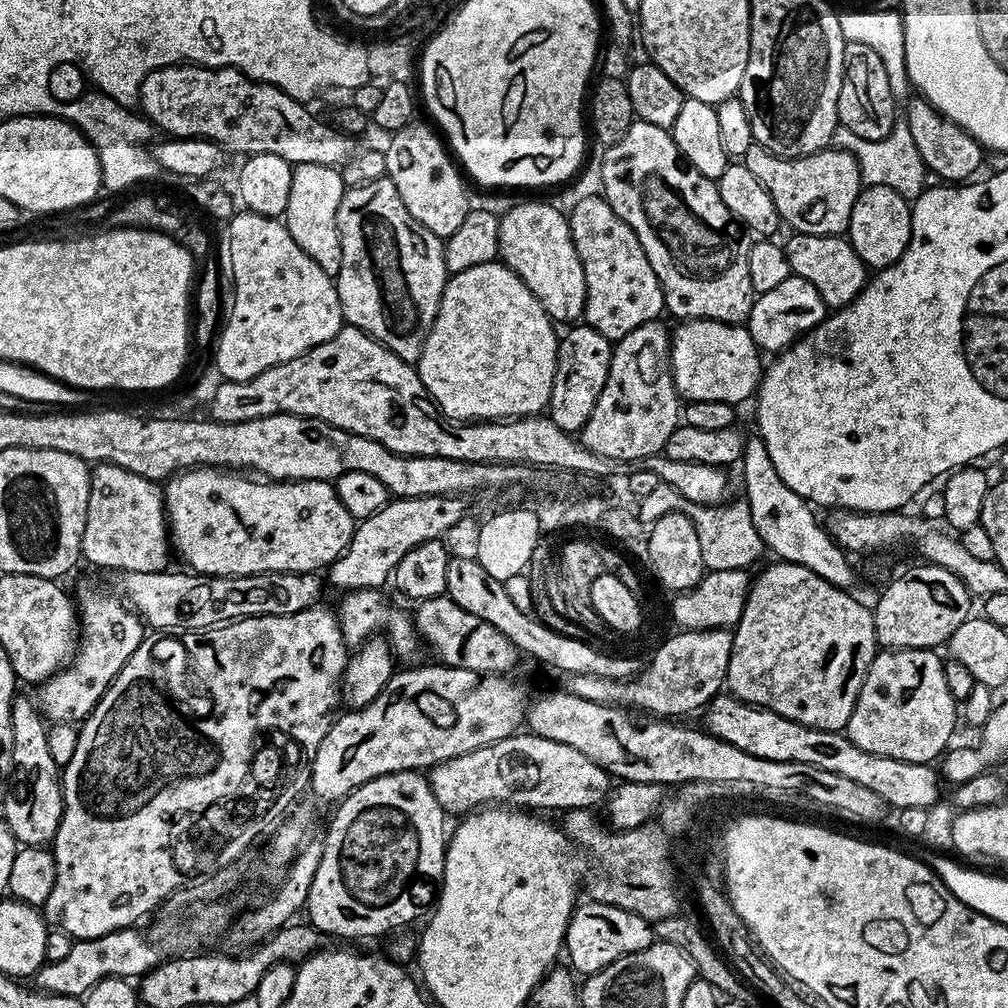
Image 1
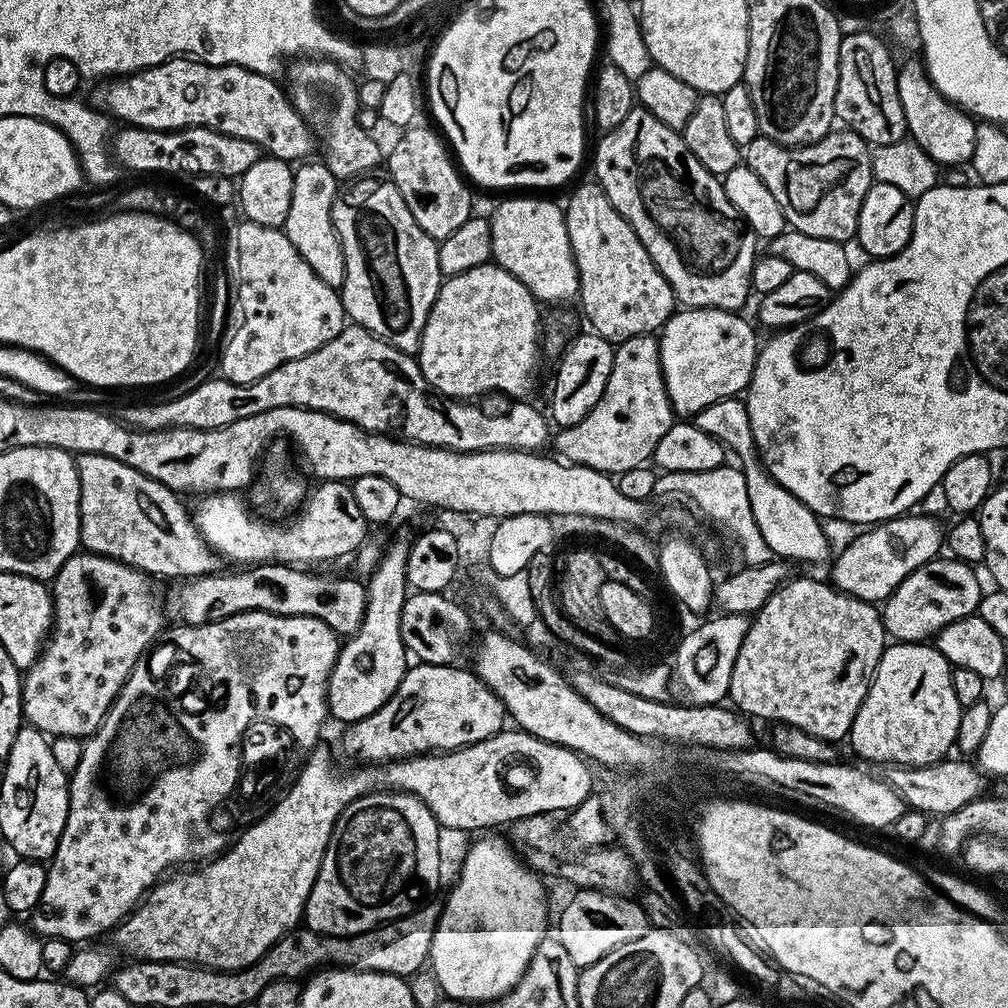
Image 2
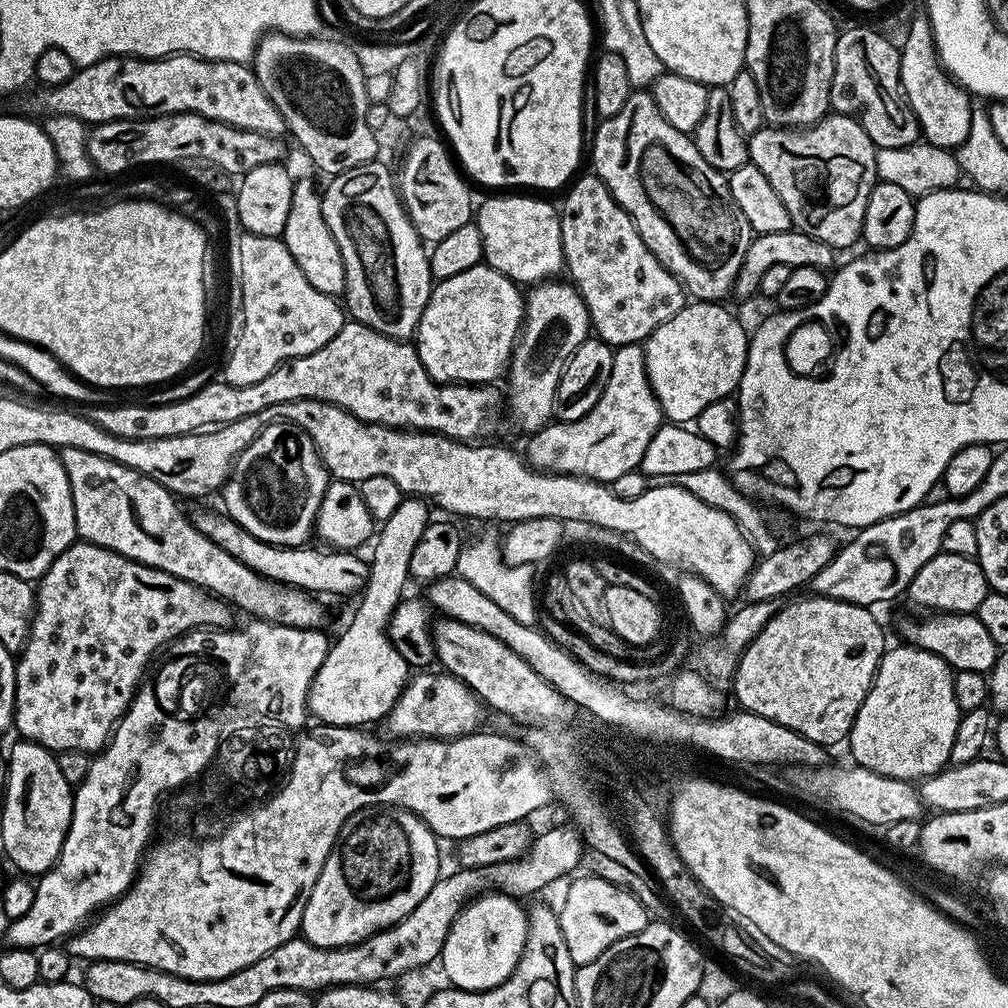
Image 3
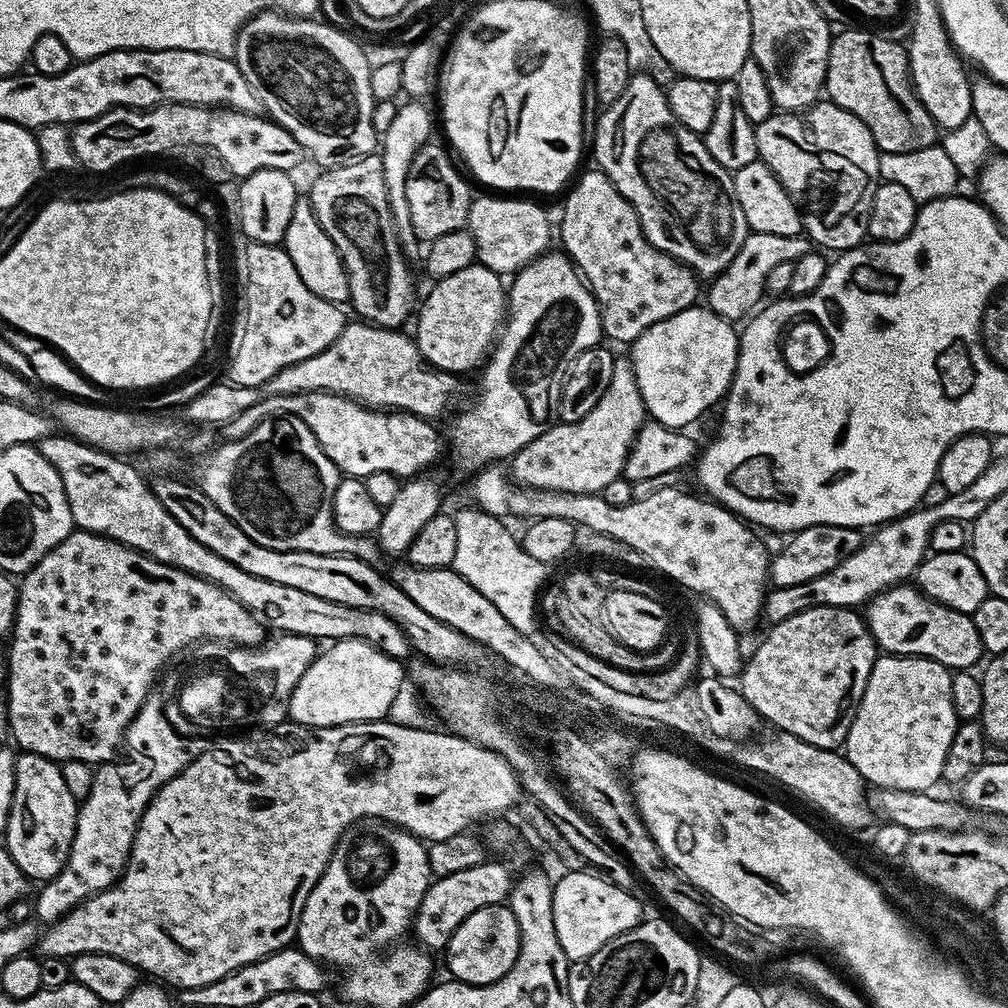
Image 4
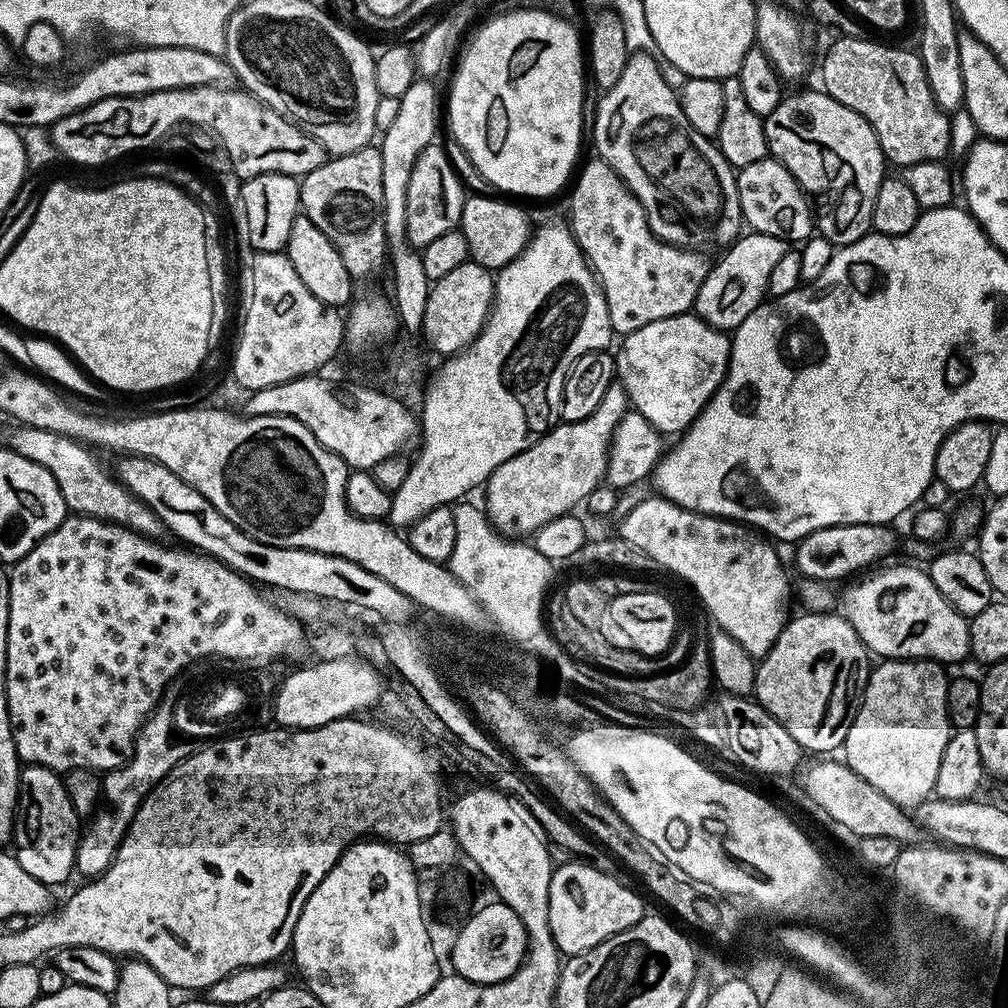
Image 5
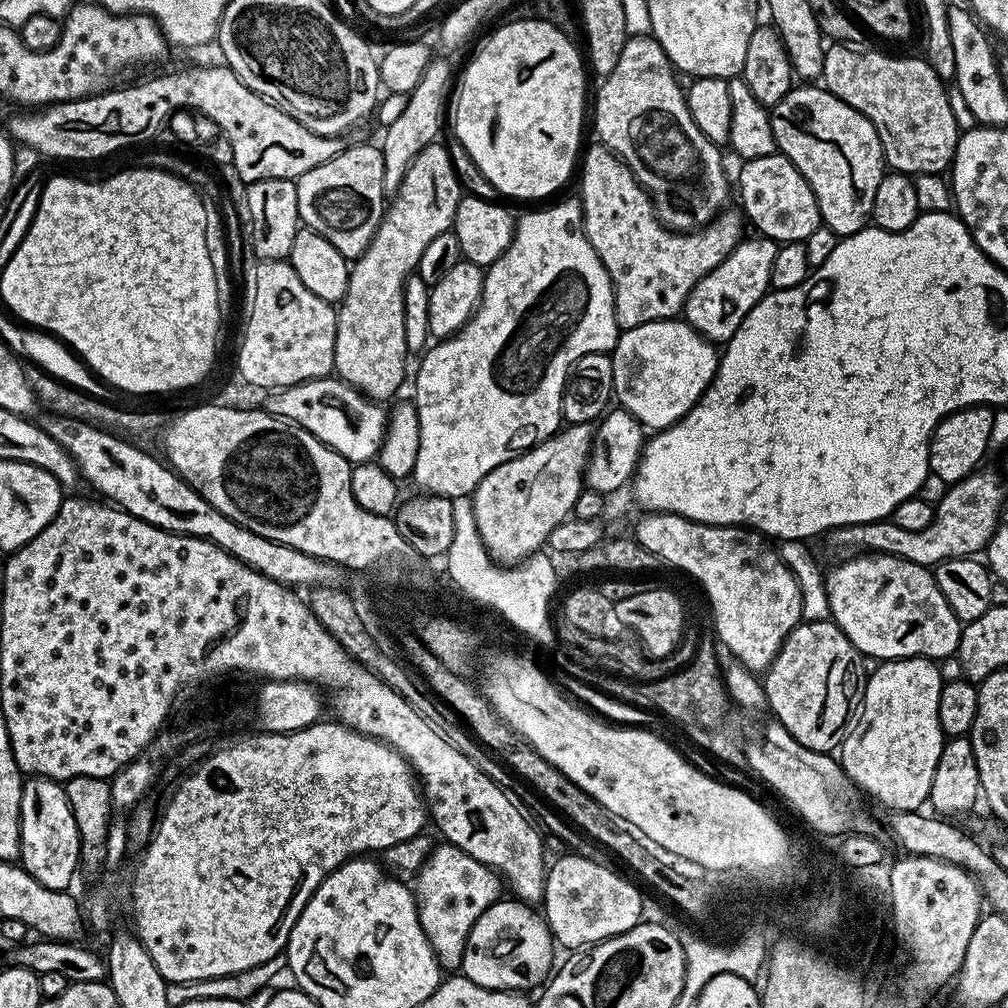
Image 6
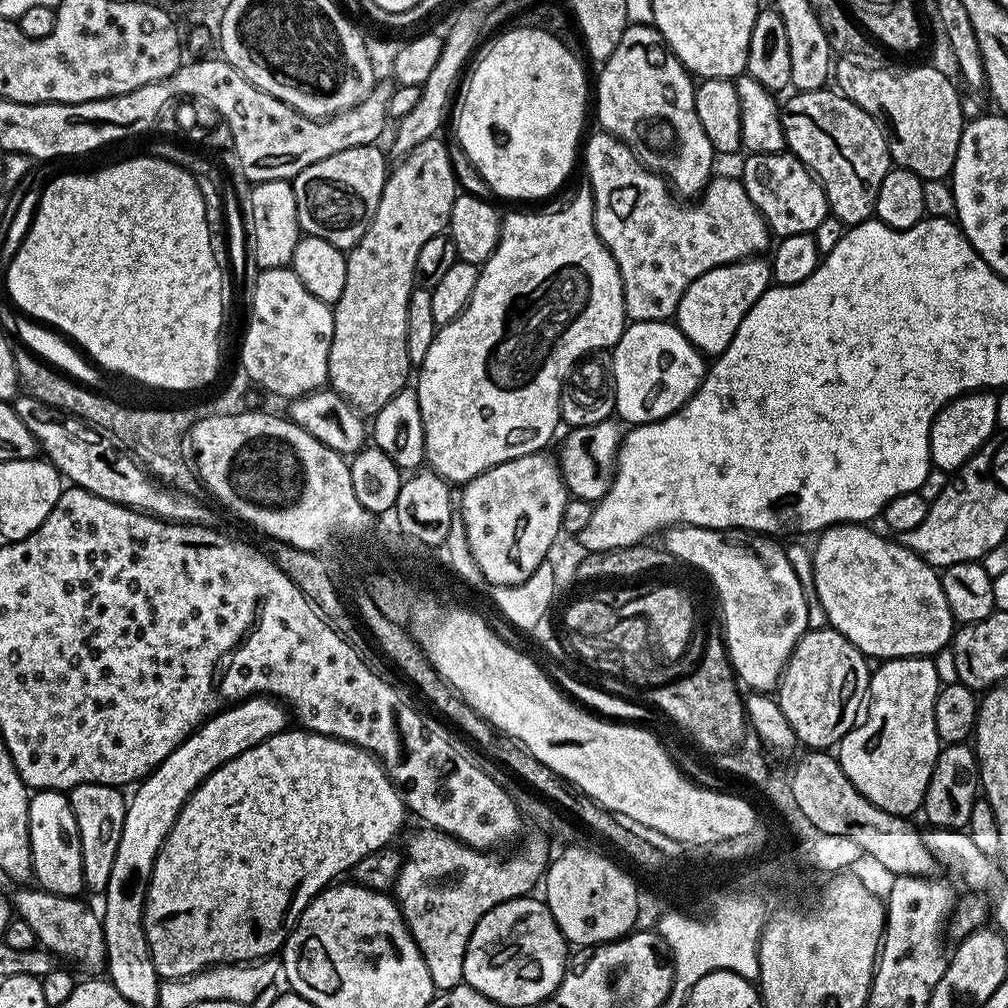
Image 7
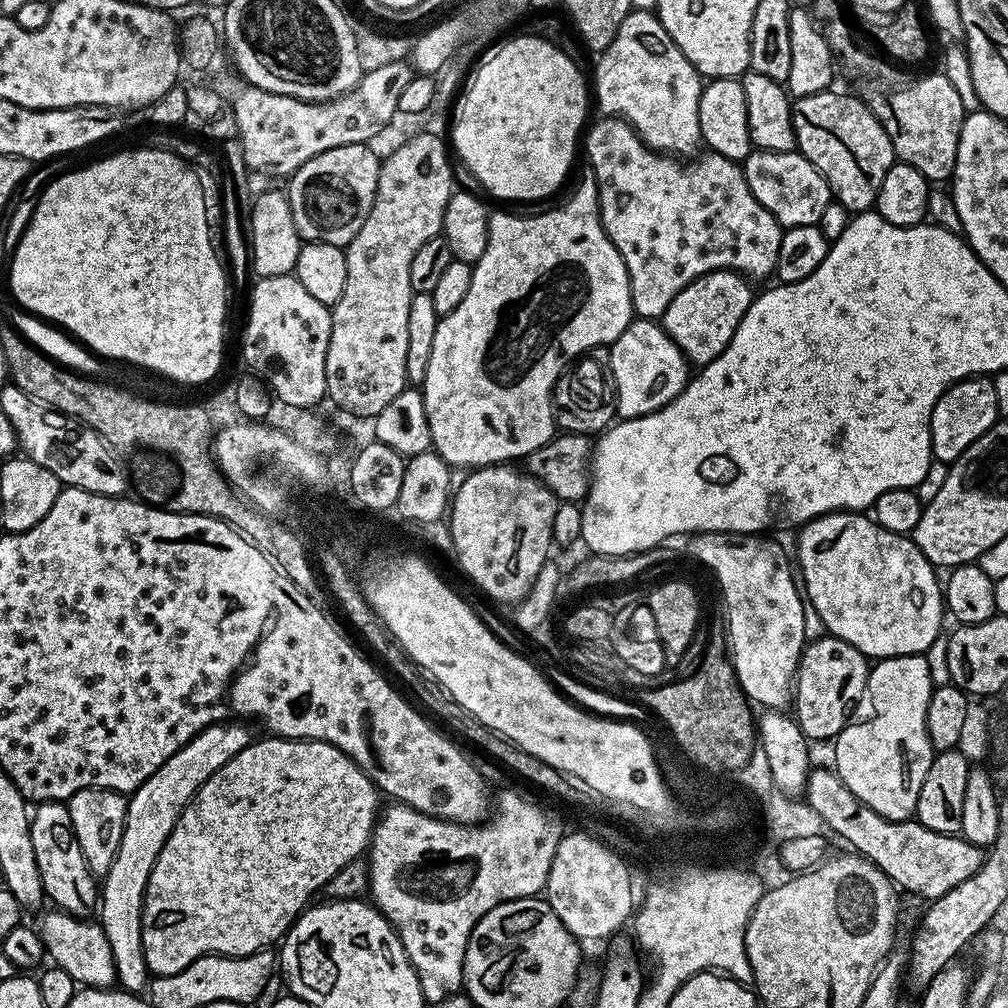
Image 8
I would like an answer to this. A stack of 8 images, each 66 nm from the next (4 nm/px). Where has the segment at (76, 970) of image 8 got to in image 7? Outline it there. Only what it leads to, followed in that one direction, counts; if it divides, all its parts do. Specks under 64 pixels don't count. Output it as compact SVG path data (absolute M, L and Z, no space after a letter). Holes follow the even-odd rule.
M24 886L14 896L14 912L19 919L27 922L36 935L36 943L47 948L61 961L73 960L84 968L103 969L106 964L106 942L104 922L92 908L83 904L83 899L74 896L59 896L46 892L39 886ZM32 887L32 888L28 888ZM64 959L64 960L63 960Z

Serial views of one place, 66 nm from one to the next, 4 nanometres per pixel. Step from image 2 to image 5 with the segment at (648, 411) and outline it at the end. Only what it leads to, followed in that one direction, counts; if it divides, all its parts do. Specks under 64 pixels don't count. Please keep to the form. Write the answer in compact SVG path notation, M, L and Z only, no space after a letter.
M614 382L606 390L602 402L598 402L594 414L581 420L557 423L556 427L551 428L540 440L528 445L526 450L499 464L488 476L488 493L484 496L485 502L488 503L486 513L493 527L508 538L524 538L527 537L527 532L535 534L551 520L567 517L571 508L576 508L579 504L581 507L587 501L588 495L605 479L608 471L608 447L612 445L612 435L629 408L626 390L620 383Z

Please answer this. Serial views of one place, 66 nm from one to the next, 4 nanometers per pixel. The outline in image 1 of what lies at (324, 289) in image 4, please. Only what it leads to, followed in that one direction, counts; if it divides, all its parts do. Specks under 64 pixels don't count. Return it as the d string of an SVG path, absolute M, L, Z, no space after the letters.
M297 164L292 169L290 198L286 202L283 214L284 225L290 230L290 238L326 270L326 274L335 277L342 266L342 246L338 234L338 206L346 191L344 177L339 167L316 164Z

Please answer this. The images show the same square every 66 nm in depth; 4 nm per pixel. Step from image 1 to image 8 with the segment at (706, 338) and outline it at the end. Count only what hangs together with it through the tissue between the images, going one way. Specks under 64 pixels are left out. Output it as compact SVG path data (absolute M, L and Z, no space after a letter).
M636 318L610 346L614 412L617 417L633 420L666 406L688 385L690 365L663 327L652 318Z

